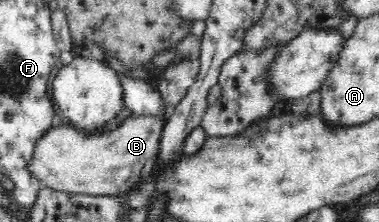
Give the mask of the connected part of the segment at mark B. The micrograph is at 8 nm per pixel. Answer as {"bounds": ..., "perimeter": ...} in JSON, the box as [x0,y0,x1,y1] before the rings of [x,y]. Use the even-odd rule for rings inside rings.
{"bounds":[30,112,169,198],"perimeter":[[[168,112],[152,114],[132,113],[124,118],[114,130],[106,130],[96,136],[88,136],[76,127],[64,121],[58,121],[40,138],[36,144],[36,152],[32,158],[30,169],[40,179],[42,187],[50,187],[65,193],[90,194],[92,196],[115,196],[126,198],[132,194],[140,180],[144,179],[147,169],[151,168],[157,154],[160,152],[160,138],[169,118]]]}

